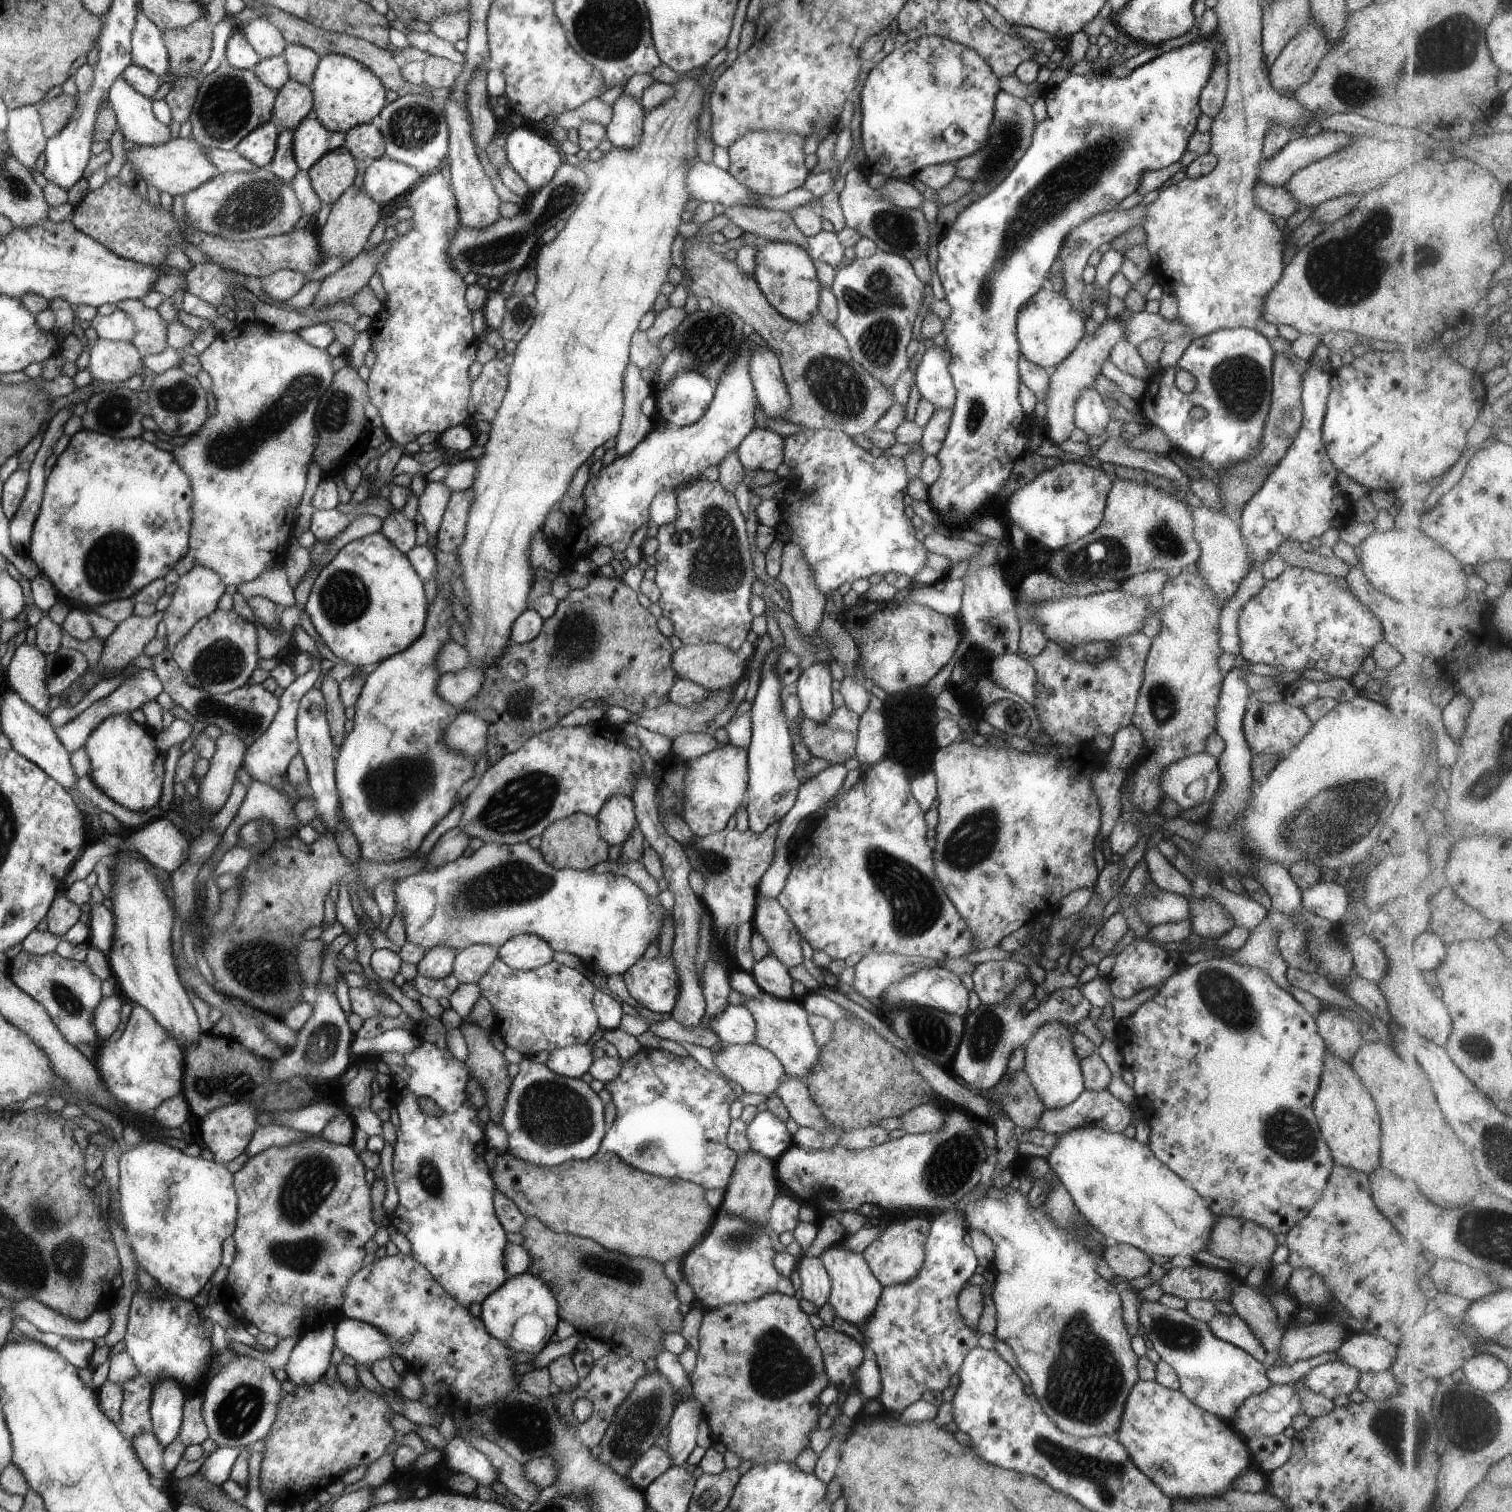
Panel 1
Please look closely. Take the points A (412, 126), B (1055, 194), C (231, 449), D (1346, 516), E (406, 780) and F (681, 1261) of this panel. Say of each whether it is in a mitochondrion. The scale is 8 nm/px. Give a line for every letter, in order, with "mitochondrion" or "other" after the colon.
A: mitochondrion
B: mitochondrion
C: mitochondrion
D: other
E: mitochondrion
F: other

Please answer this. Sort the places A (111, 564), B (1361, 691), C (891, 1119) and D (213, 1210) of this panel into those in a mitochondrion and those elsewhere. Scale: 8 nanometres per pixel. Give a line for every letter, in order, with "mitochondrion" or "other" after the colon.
A: mitochondrion
B: other
C: other
D: other

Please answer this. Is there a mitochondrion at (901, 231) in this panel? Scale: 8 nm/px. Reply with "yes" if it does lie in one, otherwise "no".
yes

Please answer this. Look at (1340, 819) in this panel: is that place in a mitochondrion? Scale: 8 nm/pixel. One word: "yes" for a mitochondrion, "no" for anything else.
yes

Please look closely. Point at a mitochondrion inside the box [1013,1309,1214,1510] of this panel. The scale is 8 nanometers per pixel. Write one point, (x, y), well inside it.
(1105, 1476)

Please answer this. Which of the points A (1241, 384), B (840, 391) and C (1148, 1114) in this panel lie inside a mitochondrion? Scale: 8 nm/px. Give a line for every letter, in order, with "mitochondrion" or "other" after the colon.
A: mitochondrion
B: mitochondrion
C: other

